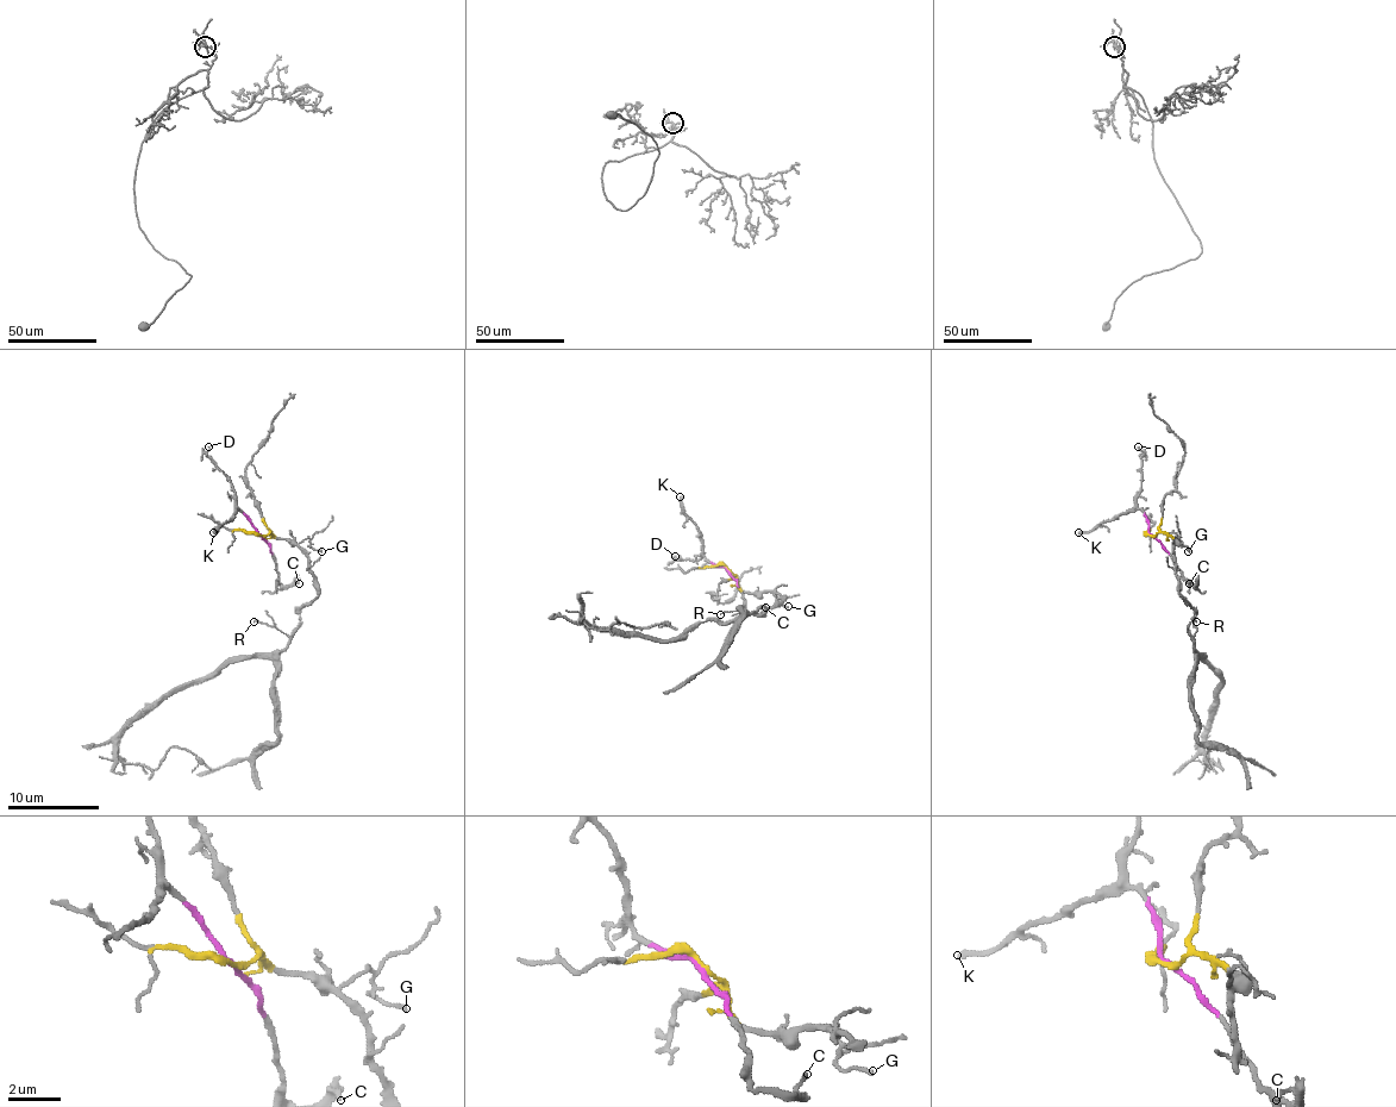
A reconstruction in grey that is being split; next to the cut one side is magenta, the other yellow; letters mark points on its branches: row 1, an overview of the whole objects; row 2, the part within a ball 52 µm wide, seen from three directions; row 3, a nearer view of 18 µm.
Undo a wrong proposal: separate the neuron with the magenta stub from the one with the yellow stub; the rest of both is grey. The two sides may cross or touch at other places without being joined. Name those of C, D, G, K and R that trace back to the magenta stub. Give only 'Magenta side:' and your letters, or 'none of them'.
Magenta side: C, D, K

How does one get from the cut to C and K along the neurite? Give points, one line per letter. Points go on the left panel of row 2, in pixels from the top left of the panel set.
C: (260, 536), (269, 544), (279, 581), (283, 586), (292, 581), (299, 583)
K: (260, 536), (249, 517), (237, 510), (214, 533)

